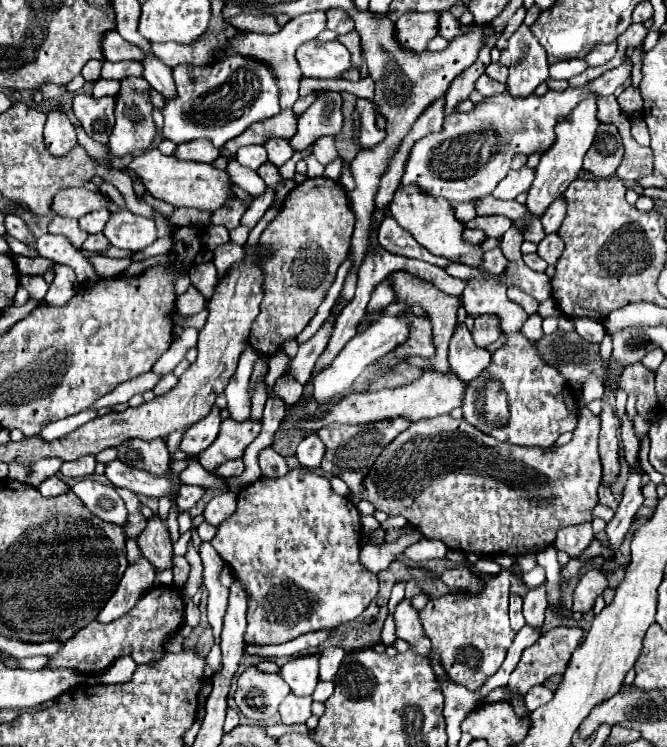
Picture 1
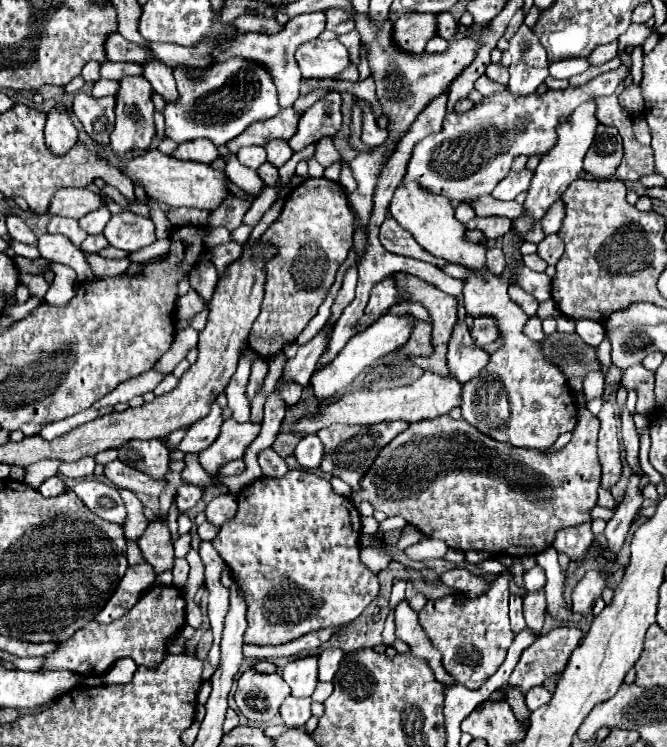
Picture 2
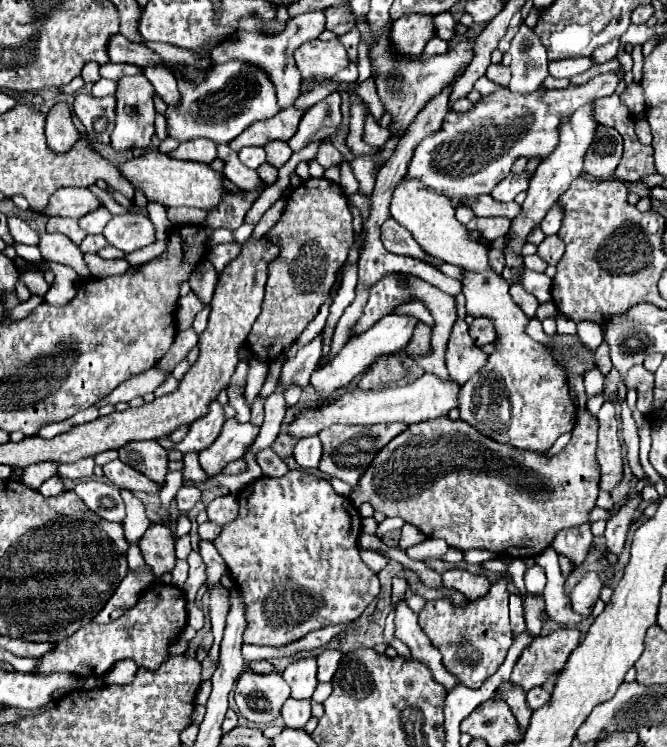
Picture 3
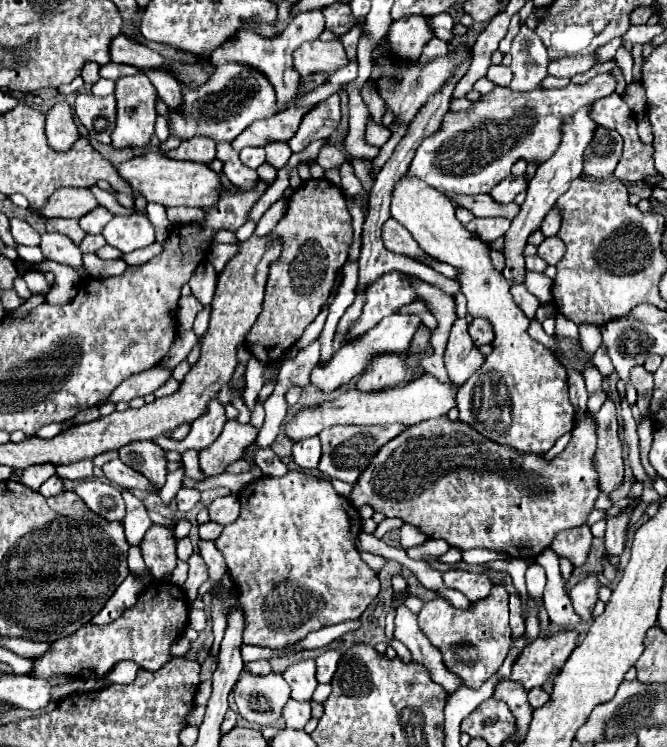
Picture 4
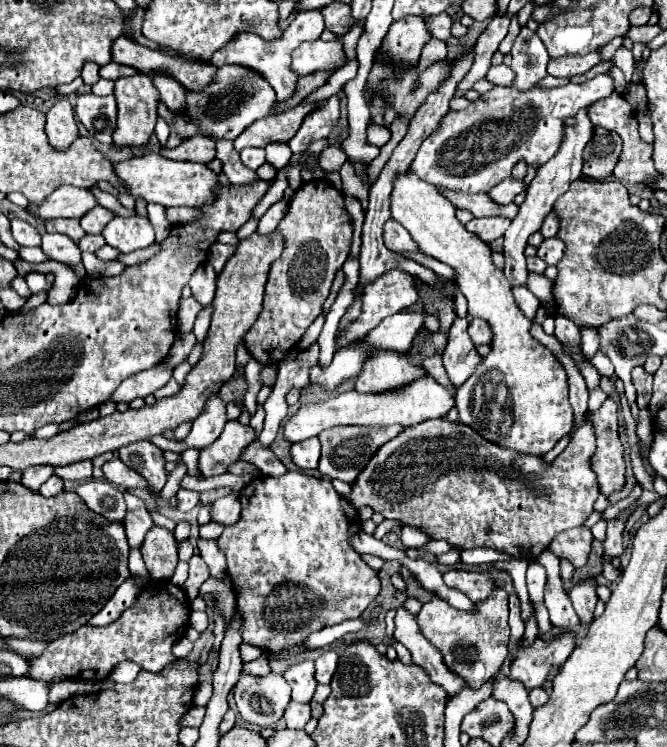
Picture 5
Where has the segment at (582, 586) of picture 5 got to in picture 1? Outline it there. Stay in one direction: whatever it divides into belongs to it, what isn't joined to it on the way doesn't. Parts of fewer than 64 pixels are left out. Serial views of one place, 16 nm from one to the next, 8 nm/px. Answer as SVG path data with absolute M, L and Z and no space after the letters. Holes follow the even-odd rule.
M600 570L586 572L574 590L574 608L572 610L580 614L590 612L594 606L594 600L602 594L606 586L608 586L608 578L604 572Z

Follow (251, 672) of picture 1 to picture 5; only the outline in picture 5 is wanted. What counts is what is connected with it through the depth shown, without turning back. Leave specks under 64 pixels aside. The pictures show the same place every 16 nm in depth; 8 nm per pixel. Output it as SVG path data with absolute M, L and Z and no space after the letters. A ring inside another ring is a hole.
M242 674L232 694L240 716L262 728L274 726L290 704L290 688L280 674L268 674L264 678Z

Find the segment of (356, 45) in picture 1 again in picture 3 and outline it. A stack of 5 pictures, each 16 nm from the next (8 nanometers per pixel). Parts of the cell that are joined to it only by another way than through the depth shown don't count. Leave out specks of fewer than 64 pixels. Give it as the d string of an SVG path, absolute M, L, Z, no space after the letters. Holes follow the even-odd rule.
M352 28L348 34L340 36L340 42L344 44L344 48L346 48L346 52L348 52L348 58L350 58L352 62L358 60L358 52L356 52L356 50L358 50L360 39L361 35L358 28Z

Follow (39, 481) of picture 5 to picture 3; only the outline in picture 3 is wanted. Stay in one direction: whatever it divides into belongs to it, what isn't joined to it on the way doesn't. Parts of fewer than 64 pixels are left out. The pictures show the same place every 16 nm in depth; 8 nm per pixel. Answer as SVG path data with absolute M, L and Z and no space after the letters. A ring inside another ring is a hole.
M39 462L24 469L21 481L34 490L45 482L48 478L57 474L57 462Z

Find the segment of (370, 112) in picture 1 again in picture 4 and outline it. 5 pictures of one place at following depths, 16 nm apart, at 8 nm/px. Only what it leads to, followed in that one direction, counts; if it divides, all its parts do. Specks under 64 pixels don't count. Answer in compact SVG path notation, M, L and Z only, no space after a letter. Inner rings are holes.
M372 118L368 120L368 128L366 128L366 140L368 140L368 144L382 148L390 140L390 134L392 132L388 128L378 126L376 122L372 122Z

